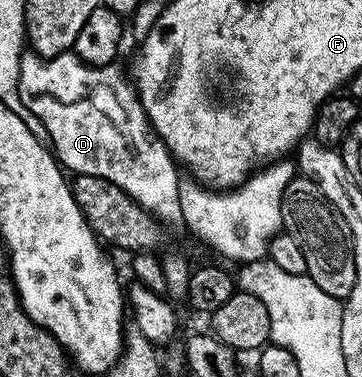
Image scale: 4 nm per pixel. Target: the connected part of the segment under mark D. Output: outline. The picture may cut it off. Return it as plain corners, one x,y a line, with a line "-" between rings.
26,51
20,59
18,94
24,107
28,107
28,111
32,111
36,119
40,119
40,123
44,123
57,160
71,174
83,173
108,179
108,183
116,183
120,191
140,203
140,207
144,207
144,211
151,213
163,226
177,226
183,219
178,186
179,166
172,154
166,150
165,143
151,129
142,101
138,98
138,90
134,88
131,78
127,74
125,77
118,68
117,64
86,65
70,51
48,59
39,57
33,51

